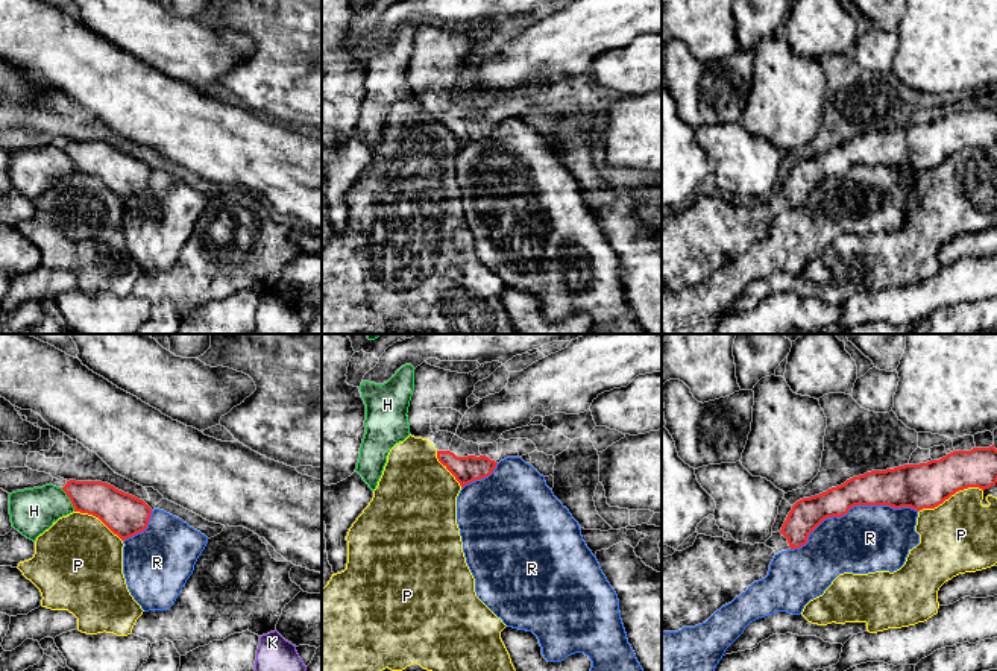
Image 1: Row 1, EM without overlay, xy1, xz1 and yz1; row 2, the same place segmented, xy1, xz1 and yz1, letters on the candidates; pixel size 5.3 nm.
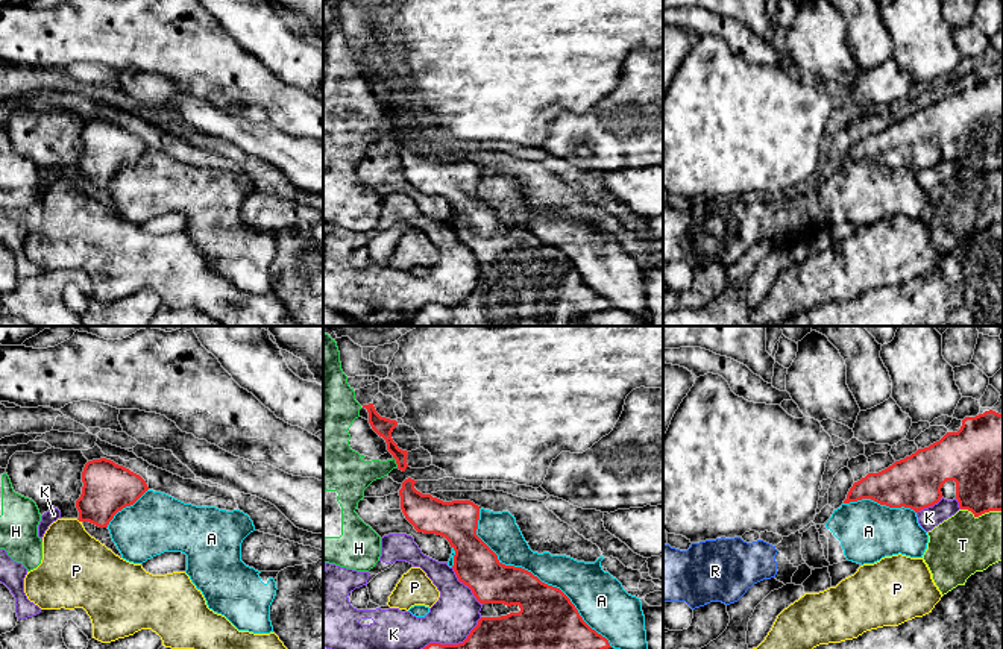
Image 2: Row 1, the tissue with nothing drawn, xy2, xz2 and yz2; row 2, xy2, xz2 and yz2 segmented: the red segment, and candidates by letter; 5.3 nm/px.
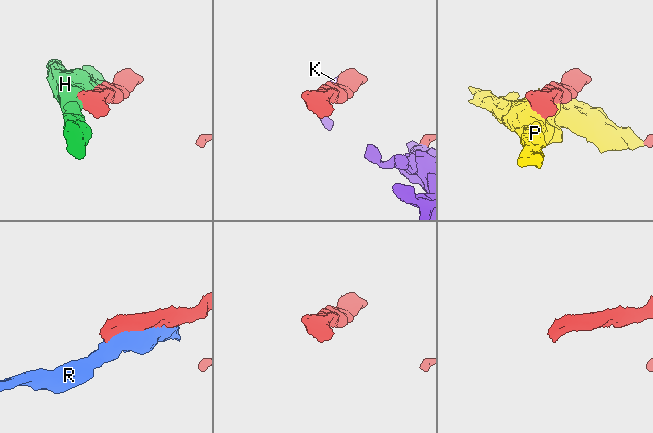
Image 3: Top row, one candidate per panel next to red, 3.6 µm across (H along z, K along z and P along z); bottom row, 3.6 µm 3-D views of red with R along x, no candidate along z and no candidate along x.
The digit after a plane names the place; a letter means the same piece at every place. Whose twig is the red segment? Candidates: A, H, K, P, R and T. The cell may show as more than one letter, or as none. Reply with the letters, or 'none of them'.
none of them

